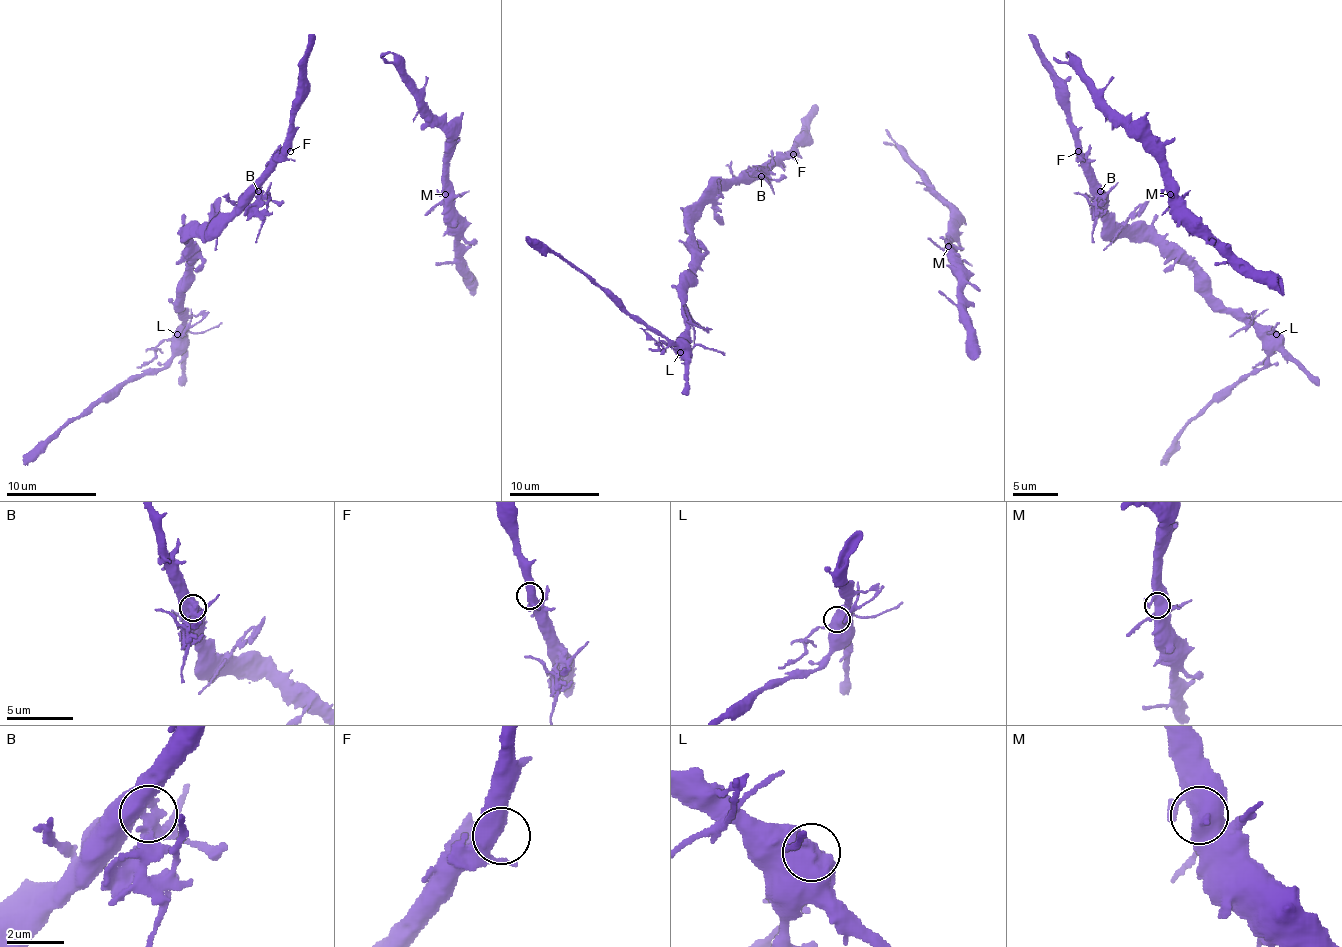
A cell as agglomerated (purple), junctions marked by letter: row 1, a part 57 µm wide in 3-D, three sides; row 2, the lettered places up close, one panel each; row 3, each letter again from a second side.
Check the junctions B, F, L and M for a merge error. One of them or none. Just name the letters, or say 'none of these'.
B

